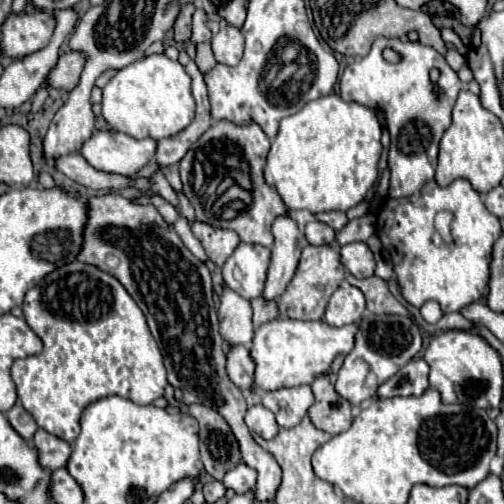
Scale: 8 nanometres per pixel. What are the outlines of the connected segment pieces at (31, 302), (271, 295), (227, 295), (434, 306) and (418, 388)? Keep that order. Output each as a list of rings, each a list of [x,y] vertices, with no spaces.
[[[77,260],[69,262],[55,268],[35,288],[31,288],[25,294],[21,308],[25,322],[43,340],[43,352],[15,360],[11,376],[17,386],[19,402],[27,412],[31,412],[39,428],[73,444],[79,434],[81,412],[91,402],[117,394],[131,398],[135,404],[151,404],[153,400],[163,396],[163,390],[167,386],[167,372],[163,366],[161,350],[155,338],[151,338],[145,314],[139,310],[135,300],[127,294],[127,290],[115,276],[91,264]]]
[[[279,216],[273,222],[275,242],[271,246],[271,264],[263,290],[265,300],[277,300],[291,282],[301,256],[299,228],[291,216]]]
[[[225,288],[219,306],[219,334],[229,346],[249,346],[253,340],[251,302]]]
[[[428,301],[421,308],[421,316],[425,322],[437,322],[441,318],[441,308],[435,301]]]
[[[413,358],[389,382],[379,386],[379,396],[419,396],[429,388],[429,364],[423,358]]]

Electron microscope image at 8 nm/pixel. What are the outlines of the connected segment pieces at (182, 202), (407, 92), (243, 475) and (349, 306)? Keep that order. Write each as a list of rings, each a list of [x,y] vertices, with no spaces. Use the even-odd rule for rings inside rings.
[[[177,192],[177,202],[179,202],[179,204],[177,204],[177,212],[179,212],[181,216],[185,216],[189,224],[193,224],[193,222],[195,222],[195,212],[193,212],[193,206],[187,202],[187,198],[185,198],[183,192]]]
[[[377,38],[367,56],[355,60],[345,68],[339,80],[339,86],[341,86],[343,100],[363,104],[373,112],[377,112],[377,108],[383,110],[385,128],[391,134],[391,148],[389,148],[389,170],[391,170],[389,196],[391,198],[411,196],[425,182],[433,180],[435,166],[437,166],[437,146],[443,132],[451,124],[451,108],[457,100],[459,90],[463,88],[463,90],[471,90],[473,94],[479,94],[479,84],[475,80],[463,84],[457,78],[457,72],[449,68],[449,64],[439,52],[419,42],[403,44],[397,38]],[[385,48],[395,50],[401,56],[401,60],[387,62],[383,58]],[[431,68],[441,70],[441,78],[437,84],[433,84],[429,78]],[[435,86],[439,88],[441,94],[435,92]]]
[[[239,462],[233,470],[225,474],[223,484],[225,488],[235,490],[237,494],[243,494],[243,490],[251,490],[251,486],[255,486],[255,480],[257,480],[257,472],[245,462]]]
[[[347,280],[333,292],[327,308],[325,308],[325,322],[331,326],[345,326],[355,324],[365,312],[365,296],[359,288],[351,286]]]

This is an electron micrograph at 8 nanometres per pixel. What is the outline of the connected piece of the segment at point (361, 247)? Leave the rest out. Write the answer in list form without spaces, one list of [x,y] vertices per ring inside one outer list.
[[[351,242],[341,246],[341,260],[355,278],[369,278],[375,272],[375,258],[365,242]]]

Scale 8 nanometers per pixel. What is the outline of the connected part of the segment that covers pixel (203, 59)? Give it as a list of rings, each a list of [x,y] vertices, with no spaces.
[[[207,42],[197,46],[195,64],[197,64],[197,68],[199,68],[199,72],[201,72],[201,74],[207,74],[207,72],[217,64],[217,60],[215,60],[215,56],[213,56],[213,52],[211,52],[211,46],[209,46]]]

